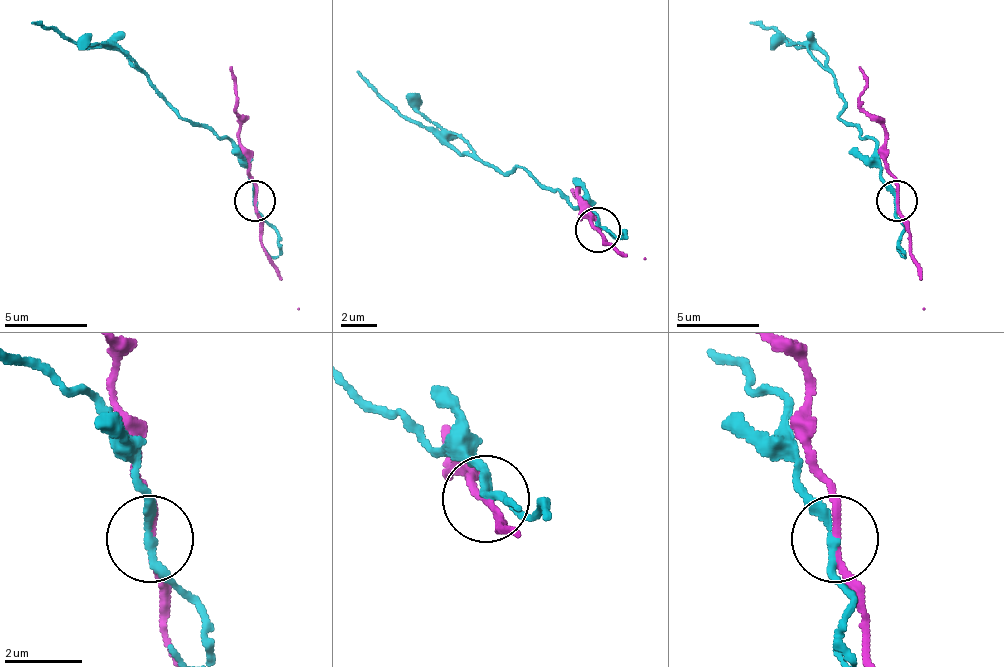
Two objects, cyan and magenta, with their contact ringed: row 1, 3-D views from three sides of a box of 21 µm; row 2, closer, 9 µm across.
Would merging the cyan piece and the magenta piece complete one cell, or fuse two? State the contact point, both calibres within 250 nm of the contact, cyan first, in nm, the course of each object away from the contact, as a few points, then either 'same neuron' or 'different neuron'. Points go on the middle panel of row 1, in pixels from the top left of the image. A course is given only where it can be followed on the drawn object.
at (598, 229); 190 nm thick on the cyan side, 170 nm on the other; cyan runs (597, 230), (588, 213), (521, 168), (498, 172), (449, 132), (409, 123), (355, 70); magenta runs (597, 230), (583, 217), (579, 190), (570, 190); different neuron

